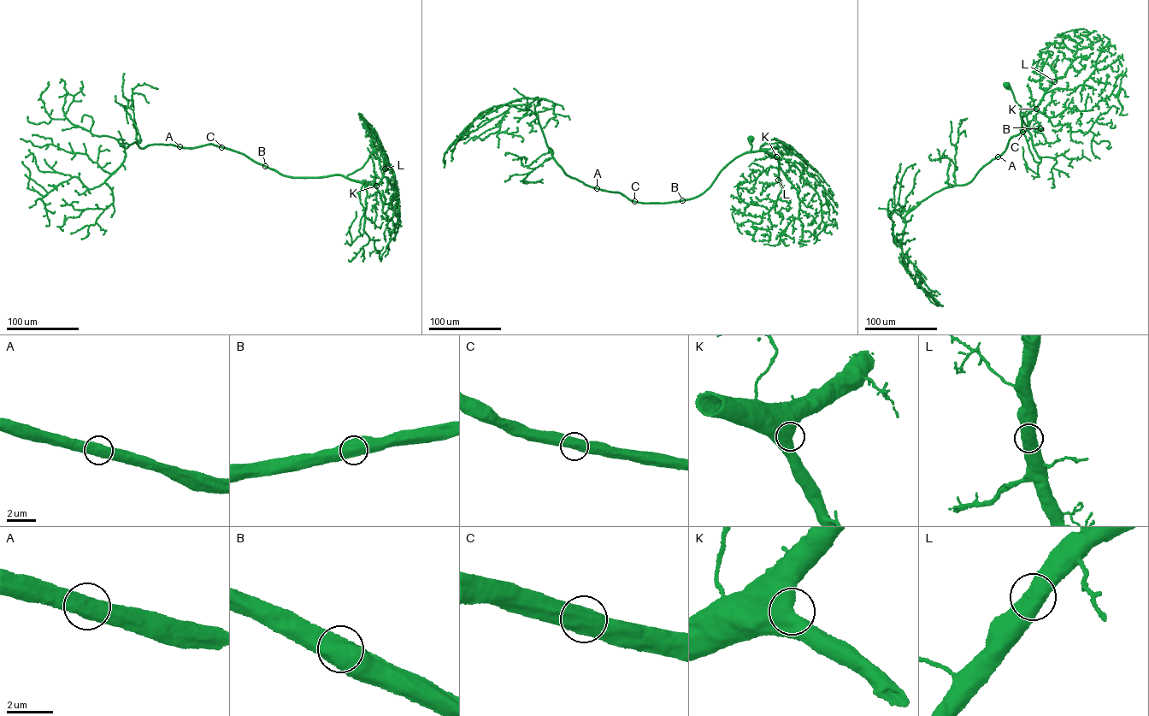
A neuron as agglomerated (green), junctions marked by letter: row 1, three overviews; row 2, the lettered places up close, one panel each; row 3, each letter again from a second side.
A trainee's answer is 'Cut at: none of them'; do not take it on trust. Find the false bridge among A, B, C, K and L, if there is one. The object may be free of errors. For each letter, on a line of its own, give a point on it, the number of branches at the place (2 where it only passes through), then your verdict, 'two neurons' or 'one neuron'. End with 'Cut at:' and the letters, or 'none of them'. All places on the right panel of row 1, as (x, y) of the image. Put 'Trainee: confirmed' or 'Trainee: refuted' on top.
Trainee: confirmed
A: at (998, 156); 2 branches meet; one neuron
B: at (1040, 128); 2 branches meet; one neuron
C: at (1022, 132); 2 branches meet; one neuron
K: at (1036, 109); 2 branches meet; one neuron
L: at (1054, 81); 2 branches meet; one neuron
Cut at: none of them

